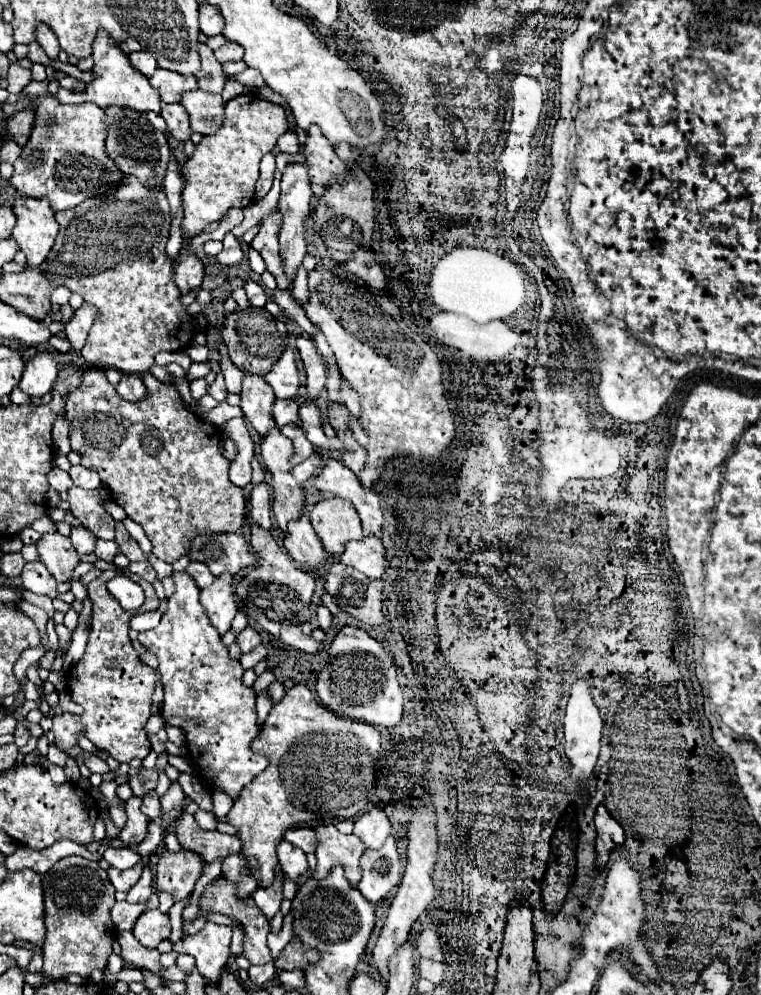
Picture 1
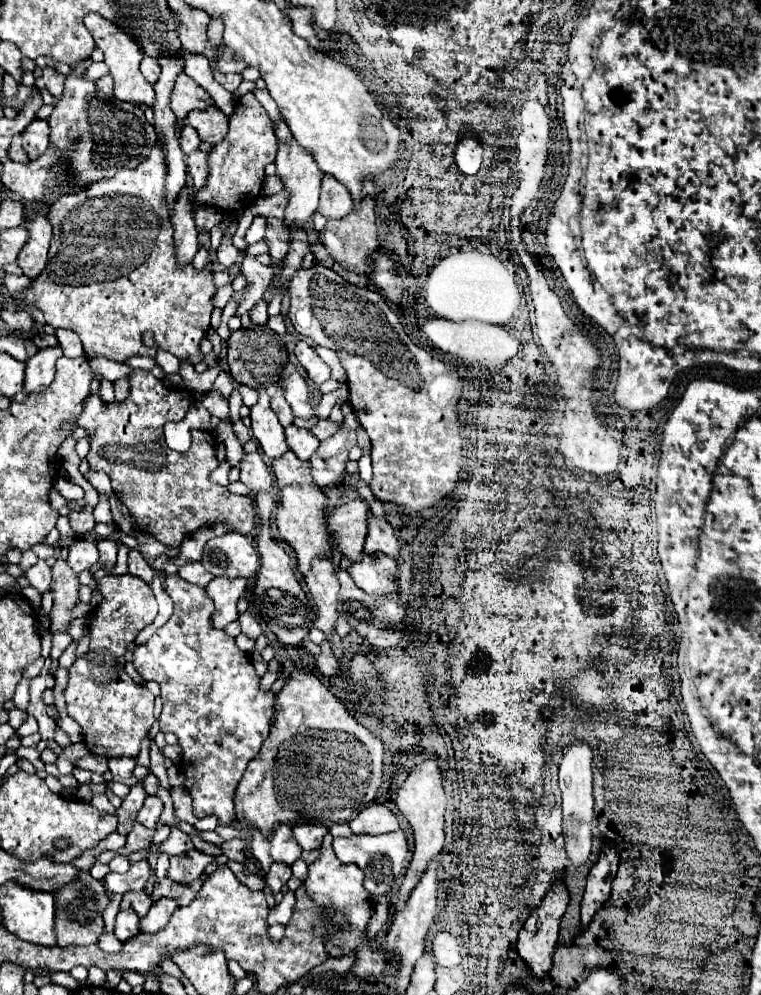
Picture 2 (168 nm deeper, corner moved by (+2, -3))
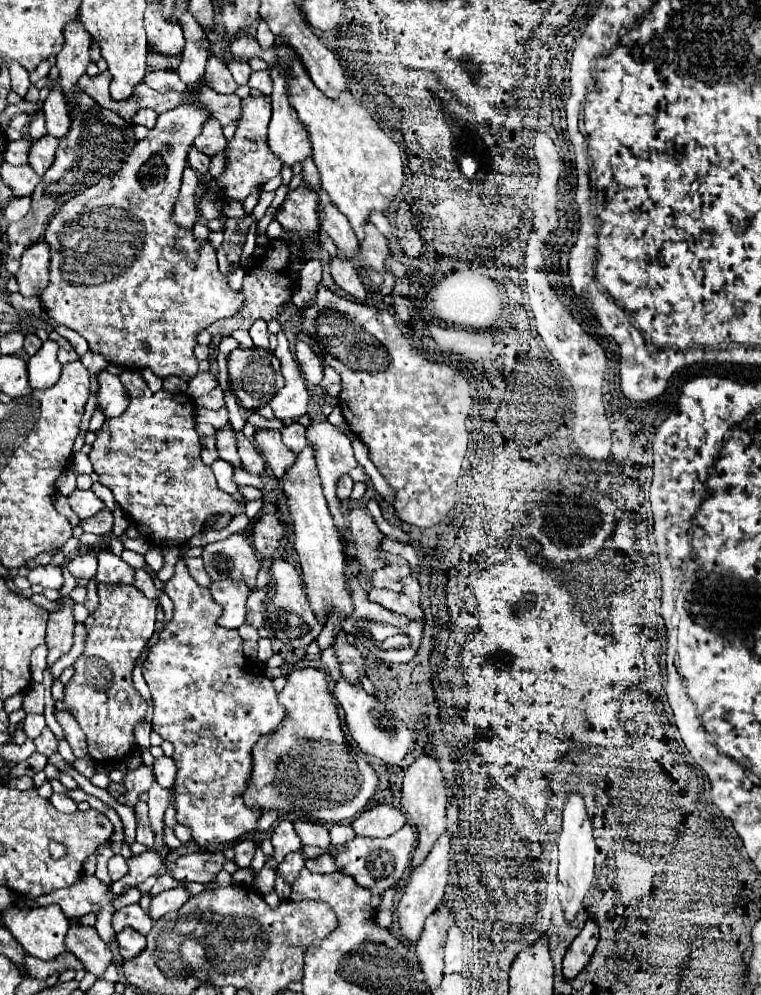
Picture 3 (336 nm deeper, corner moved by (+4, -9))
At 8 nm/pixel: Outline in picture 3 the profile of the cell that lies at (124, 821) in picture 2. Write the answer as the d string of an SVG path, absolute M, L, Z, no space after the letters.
M140 764L138 768L128 770L126 776L124 776L124 782L122 782L128 788L128 794L126 794L128 806L134 808L134 804L138 802L138 794L150 790L150 786L152 786L154 780L156 780L156 776L154 776L152 768L146 766L146 764Z

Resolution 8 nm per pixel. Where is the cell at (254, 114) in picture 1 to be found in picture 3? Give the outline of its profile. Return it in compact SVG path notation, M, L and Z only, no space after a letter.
M270 96L244 98L242 100L242 118L236 128L236 136L228 142L228 164L224 174L218 178L220 188L224 190L226 200L244 200L254 188L266 184L270 178L280 174L282 162L272 154L266 142L266 130L270 122Z

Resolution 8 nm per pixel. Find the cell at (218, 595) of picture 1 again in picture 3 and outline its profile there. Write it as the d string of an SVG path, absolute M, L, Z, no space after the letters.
M228 578L222 582L212 582L210 592L214 600L224 608L220 626L240 628L246 622L246 600L250 596L250 588L244 584L244 580L234 582Z

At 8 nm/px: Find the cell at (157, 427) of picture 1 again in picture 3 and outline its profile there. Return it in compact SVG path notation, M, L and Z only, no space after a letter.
M124 369L119 378L130 394L130 406L118 418L106 420L104 426L96 432L90 460L94 464L94 472L100 476L100 484L112 490L114 500L132 516L132 520L152 528L148 540L154 546L178 546L198 534L212 514L244 512L244 504L238 504L230 494L222 492L216 486L212 470L200 460L202 444L194 428L196 420L192 400L186 394L170 394L162 390L150 392L138 370Z

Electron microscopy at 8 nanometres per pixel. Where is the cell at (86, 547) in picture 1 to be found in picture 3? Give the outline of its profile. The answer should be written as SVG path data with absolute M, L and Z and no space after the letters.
M84 552L84 554L74 556L66 566L76 578L94 578L96 568L98 568L98 558L94 552Z

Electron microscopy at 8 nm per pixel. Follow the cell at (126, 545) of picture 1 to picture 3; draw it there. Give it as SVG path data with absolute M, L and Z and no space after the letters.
M136 570L136 582L134 582L134 586L136 586L138 590L142 590L146 598L156 600L156 588L154 588L154 582L152 582L152 578L150 578L148 572Z

